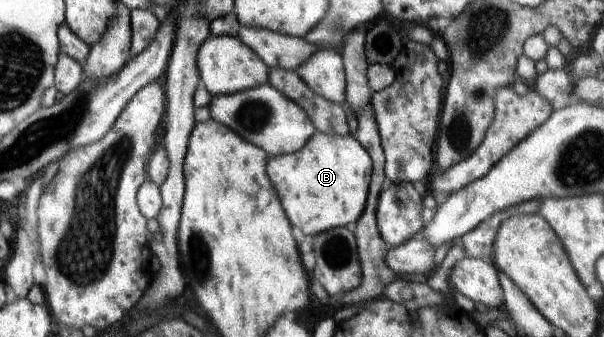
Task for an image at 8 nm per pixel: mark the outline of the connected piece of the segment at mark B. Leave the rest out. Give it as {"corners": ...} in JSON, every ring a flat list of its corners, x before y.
{"corners":[[314,132,309,141,296,152,270,157,267,175,274,186,276,194,287,213,292,218,292,226,300,228,308,237,326,233,327,230,346,227,358,222,366,212,372,163,367,150,352,135,338,135]]}

